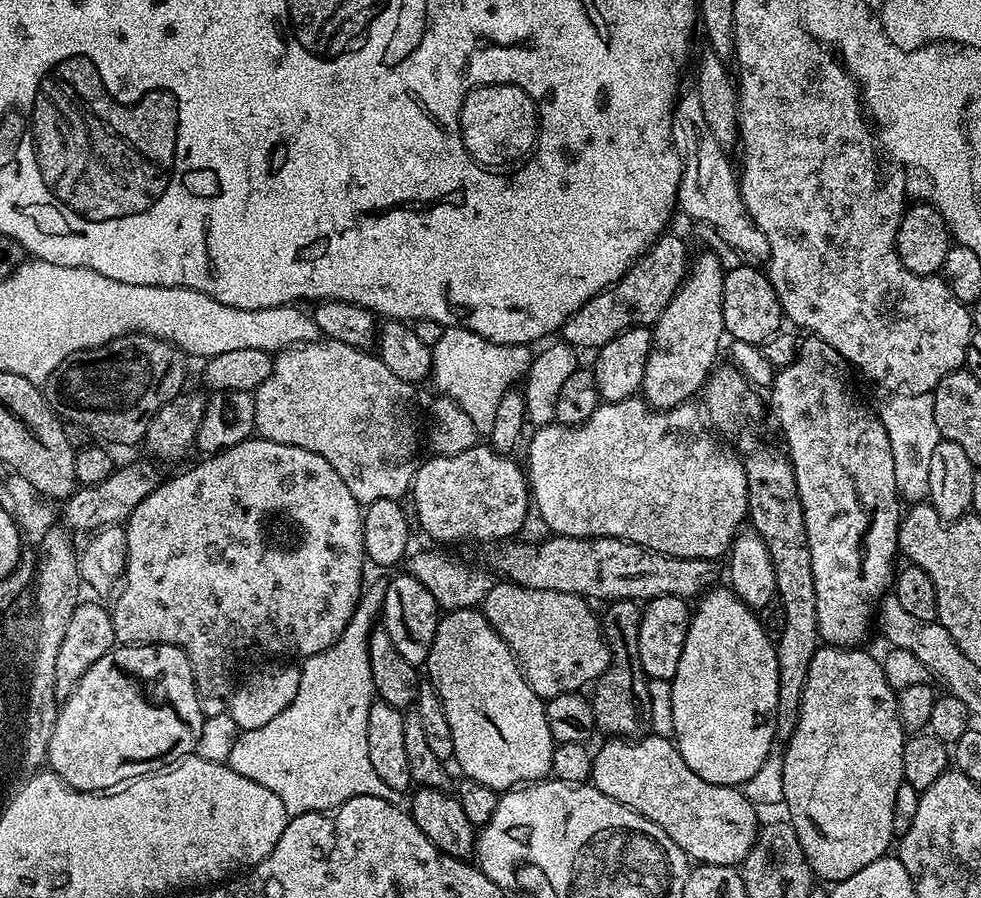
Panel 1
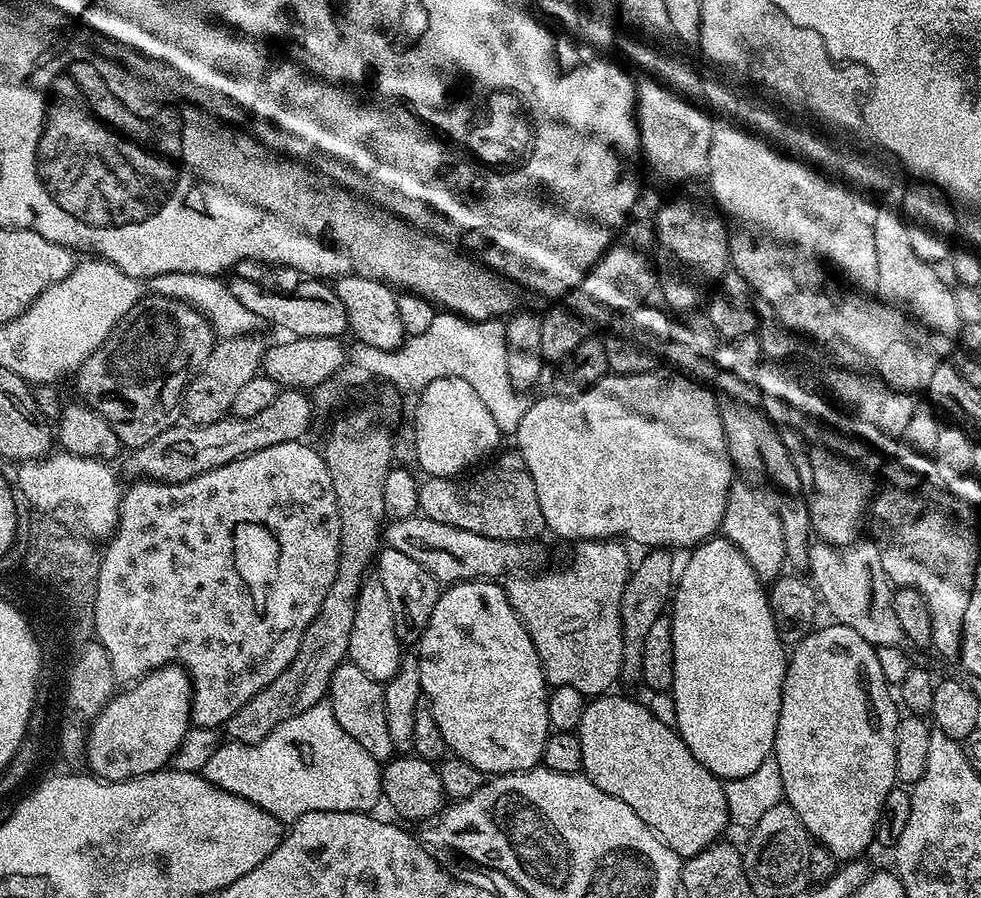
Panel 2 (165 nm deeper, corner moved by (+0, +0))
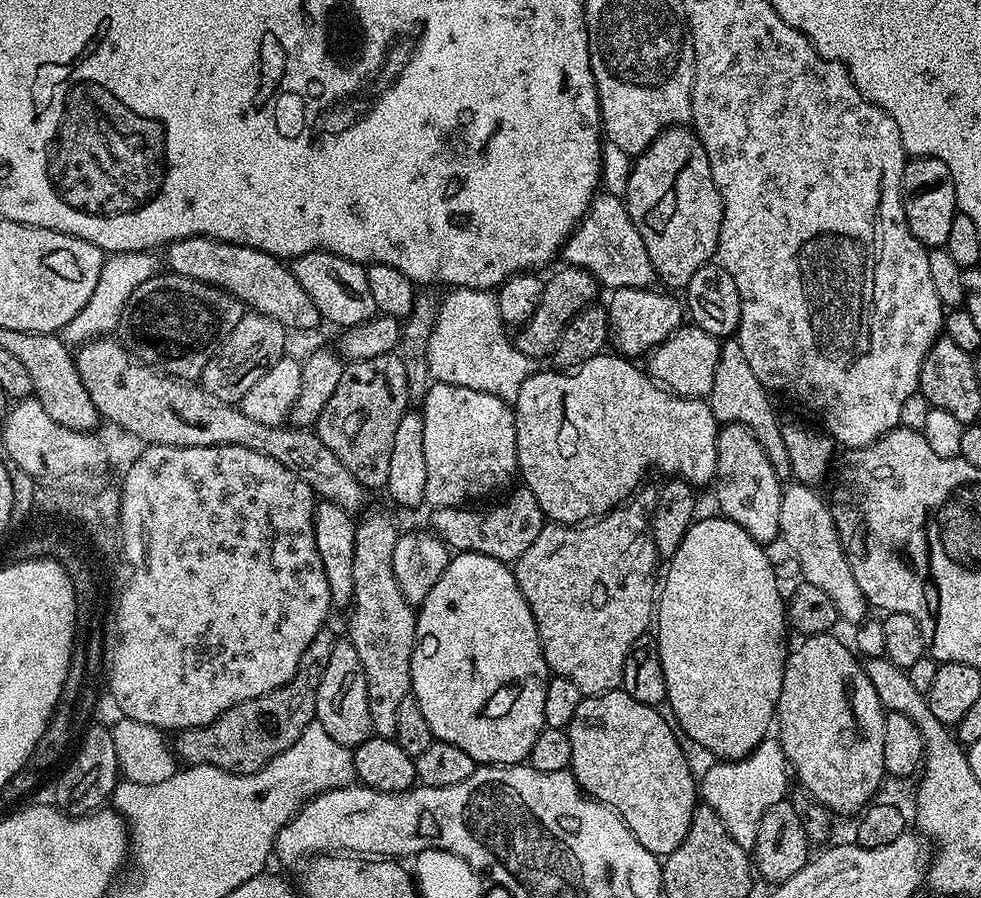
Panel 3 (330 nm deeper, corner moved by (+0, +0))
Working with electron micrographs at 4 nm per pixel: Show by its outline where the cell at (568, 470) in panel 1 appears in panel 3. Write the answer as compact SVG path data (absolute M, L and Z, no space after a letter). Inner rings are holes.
M601 354L590 358L590 362L571 370L547 370L548 372L538 370L534 375L528 376L526 382L522 382L522 390L518 390L518 398L514 401L516 466L519 479L524 479L521 480L523 487L528 488L530 494L534 494L534 498L538 498L538 506L544 511L544 515L549 521L579 526L604 516L613 508L620 507L641 487L639 484L643 482L644 475L651 468L657 468L658 471L665 472L663 474L665 477L687 480L693 486L701 486L700 484L711 485L715 481L718 422L714 418L712 407L708 404L707 399L695 396L678 396L676 393L668 391L667 388L658 386L647 371L641 365L639 368L636 364L639 363L619 354Z

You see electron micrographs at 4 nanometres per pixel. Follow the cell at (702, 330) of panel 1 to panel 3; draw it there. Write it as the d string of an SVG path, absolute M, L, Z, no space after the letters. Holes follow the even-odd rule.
M691 127L667 128L650 142L650 146L641 156L635 157L630 182L622 199L627 204L634 227L646 244L646 251L650 254L650 261L653 262L653 270L656 271L660 284L669 284L664 285L669 289L687 289L694 273L702 270L702 266L713 263L720 246L720 223L724 203L718 186L712 181L706 150Z

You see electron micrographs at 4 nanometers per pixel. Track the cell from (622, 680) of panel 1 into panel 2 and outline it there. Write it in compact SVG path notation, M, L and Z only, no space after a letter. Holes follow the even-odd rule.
M654 548L643 554L645 556L637 564L635 561L620 599L620 625L624 639L624 665L620 674L625 681L628 679L634 682L639 681L642 674L642 654L646 633L660 616L665 615L674 591L673 553L662 548Z

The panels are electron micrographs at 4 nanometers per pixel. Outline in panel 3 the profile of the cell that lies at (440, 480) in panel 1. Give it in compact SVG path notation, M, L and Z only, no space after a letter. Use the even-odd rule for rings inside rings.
M526 487L517 488L517 492L510 493L501 504L496 504L493 508L476 508L480 506L432 508L430 512L432 514L431 531L435 532L449 549L456 552L477 552L486 554L495 560L514 562L519 556L526 554L526 550L530 550L534 538L538 538L538 534L544 529L546 523L544 511L538 506L538 498L534 498L534 494L530 494L530 490Z

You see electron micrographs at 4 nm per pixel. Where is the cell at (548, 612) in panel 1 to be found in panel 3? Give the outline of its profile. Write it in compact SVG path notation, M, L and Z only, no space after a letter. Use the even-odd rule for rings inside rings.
M651 491L643 492L604 516L579 526L545 523L530 550L514 561L516 581L534 614L548 671L570 678L578 686L581 697L600 696L623 685L626 654L630 654L630 646L634 646L638 637L649 631L654 620L654 597L658 592L658 557L650 519L654 496Z

